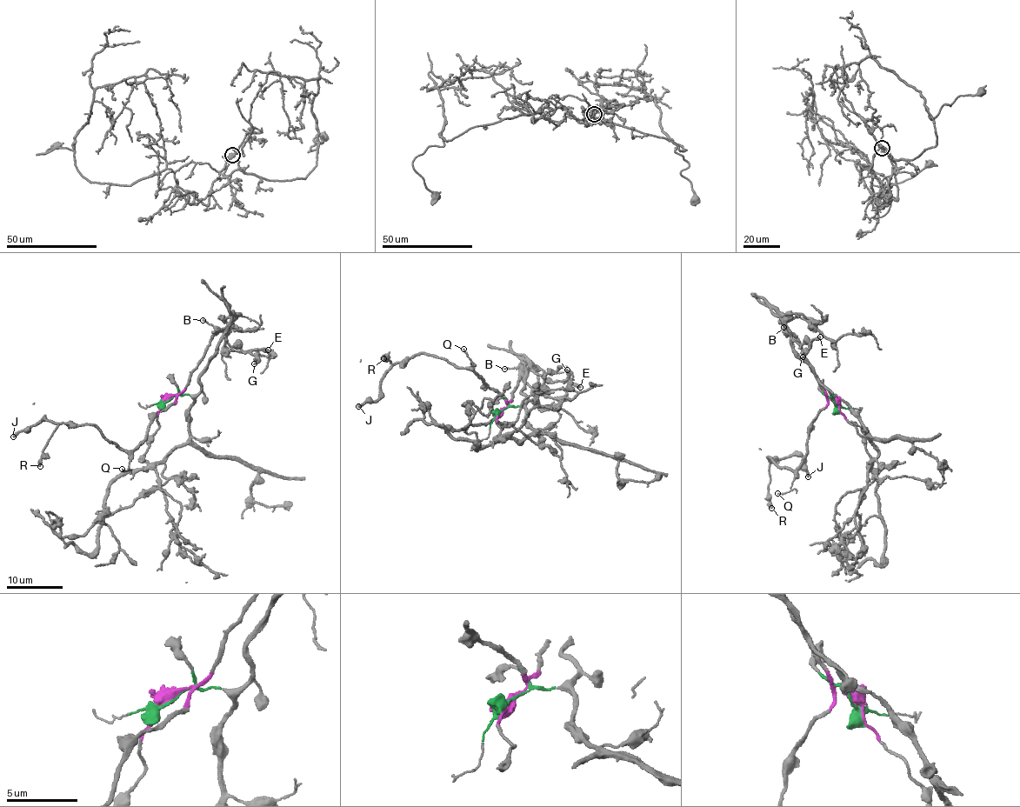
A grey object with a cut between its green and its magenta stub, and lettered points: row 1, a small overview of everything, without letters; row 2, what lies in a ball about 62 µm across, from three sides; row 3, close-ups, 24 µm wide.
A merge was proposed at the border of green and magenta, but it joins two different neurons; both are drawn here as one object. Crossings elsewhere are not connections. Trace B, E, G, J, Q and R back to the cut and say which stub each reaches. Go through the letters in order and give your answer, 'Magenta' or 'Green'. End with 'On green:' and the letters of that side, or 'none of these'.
B: Magenta
E: Green
G: Green
J: Magenta
Q: Magenta
R: Magenta
On green: E, G

